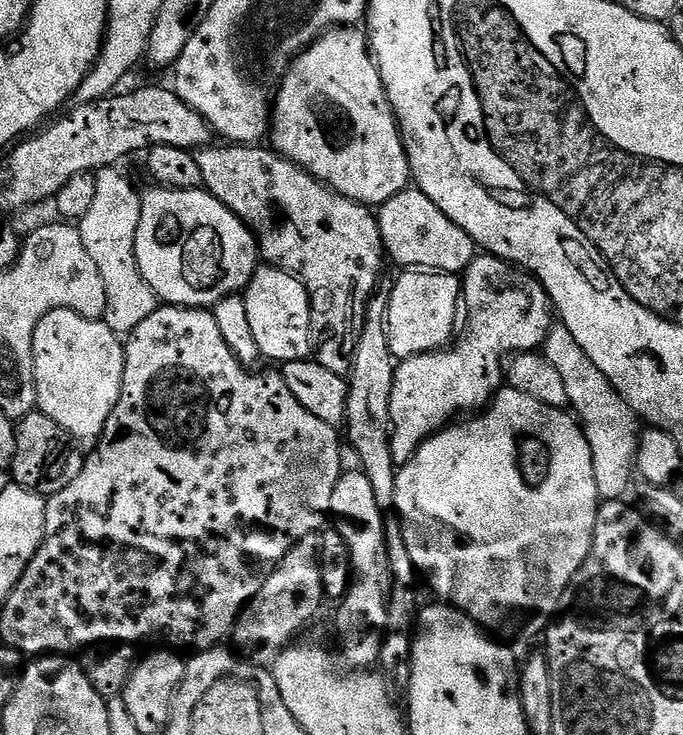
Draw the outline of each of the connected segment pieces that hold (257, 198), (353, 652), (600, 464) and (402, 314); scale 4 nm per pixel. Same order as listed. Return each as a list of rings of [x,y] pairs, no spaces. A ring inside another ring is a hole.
[[[209,146],[199,149],[195,153],[198,162],[198,170],[202,170],[202,185],[213,196],[218,198],[218,202],[222,202],[222,206],[226,206],[234,213],[247,228],[250,229],[256,238],[258,252],[261,257],[264,256],[269,265],[274,268],[280,268],[284,272],[291,272],[297,280],[301,280],[306,286],[308,297],[310,298],[310,306],[312,307],[312,342],[314,345],[314,358],[322,366],[326,366],[326,370],[334,370],[334,374],[347,377],[352,370],[352,359],[356,353],[358,346],[358,338],[360,331],[364,328],[364,315],[368,310],[368,304],[372,300],[373,292],[377,288],[377,283],[382,276],[380,271],[380,256],[382,260],[382,245],[380,243],[380,221],[374,215],[373,209],[367,204],[359,204],[350,198],[346,198],[342,194],[332,191],[321,180],[315,180],[306,170],[302,170],[294,162],[290,162],[286,157],[281,156],[279,152],[268,146],[220,146],[224,148],[216,148],[217,146]]]
[[[362,470],[356,472],[345,471],[338,478],[338,486],[334,486],[334,498],[330,498],[331,515],[336,516],[334,527],[342,534],[352,559],[352,582],[344,599],[339,601],[336,612],[336,640],[340,643],[339,655],[352,670],[368,670],[380,659],[380,645],[384,642],[384,627],[388,613],[388,596],[392,592],[392,571],[386,554],[384,541],[384,518],[378,506],[378,498],[374,498],[374,486],[370,486],[370,478]]]
[[[553,326],[542,345],[545,360],[558,370],[562,383],[566,385],[568,404],[579,425],[584,429],[586,442],[590,442],[590,454],[594,458],[594,478],[598,482],[598,490],[604,500],[618,500],[634,480],[636,467],[636,451],[640,445],[641,425],[632,407],[616,392],[616,387],[586,358],[586,350],[578,346],[574,334],[563,326]]]
[[[404,270],[399,274],[390,296],[388,330],[390,350],[397,361],[443,349],[453,339],[452,319],[462,296],[459,275],[431,270]]]

